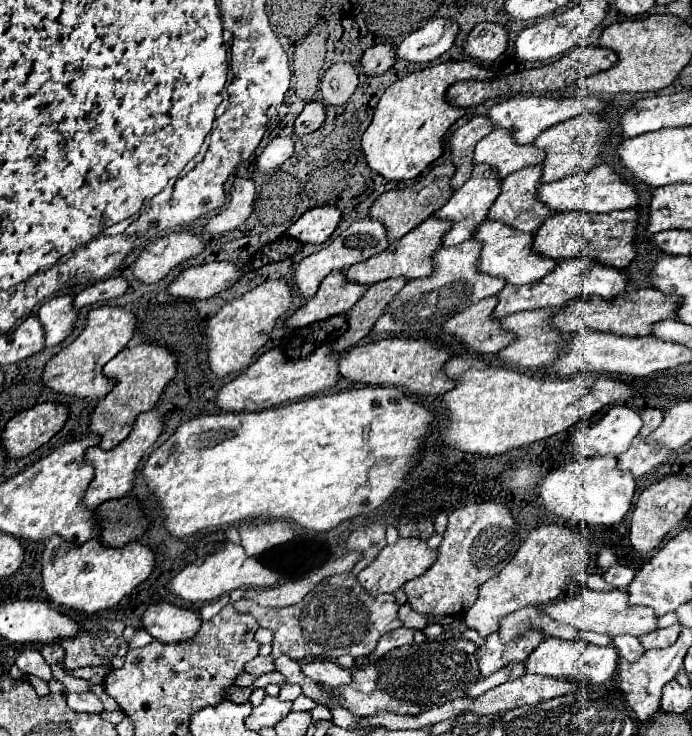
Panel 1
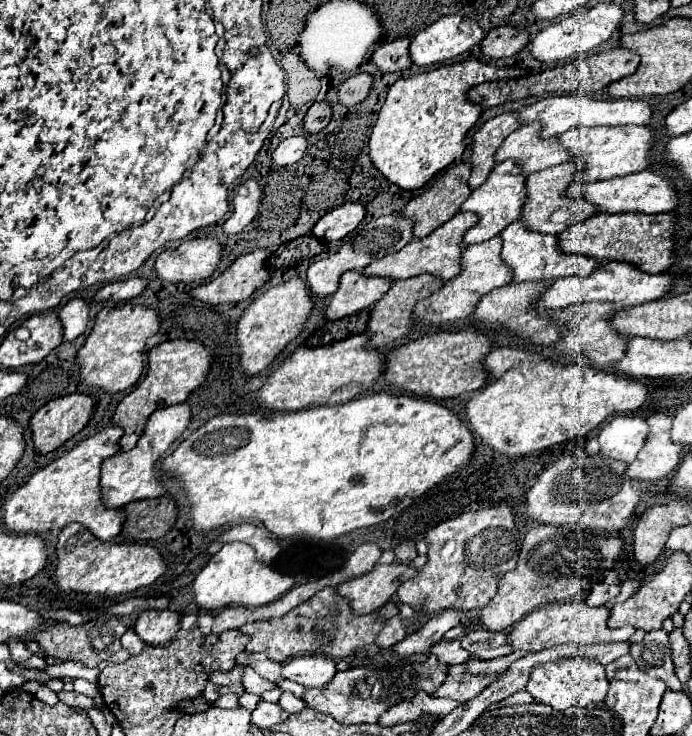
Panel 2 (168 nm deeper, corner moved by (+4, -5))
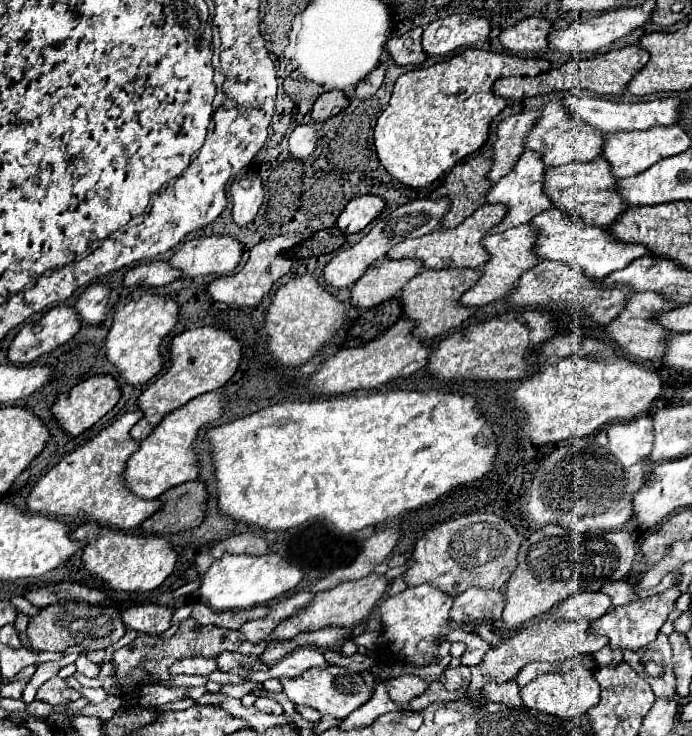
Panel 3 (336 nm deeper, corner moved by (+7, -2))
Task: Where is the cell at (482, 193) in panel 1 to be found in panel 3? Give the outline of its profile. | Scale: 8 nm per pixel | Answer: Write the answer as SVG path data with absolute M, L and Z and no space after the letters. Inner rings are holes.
M524 151L520 155L520 159L516 161L514 169L510 173L506 173L498 183L494 183L488 193L486 193L486 203L500 203L500 205L506 205L508 207L508 213L504 215L504 219L492 227L488 233L500 233L500 231L506 231L510 227L516 227L516 225L522 225L522 223L528 223L534 215L546 211L552 207L552 203L548 201L548 197L544 195L542 191L542 177L544 177L544 163L540 159L540 155L536 151Z

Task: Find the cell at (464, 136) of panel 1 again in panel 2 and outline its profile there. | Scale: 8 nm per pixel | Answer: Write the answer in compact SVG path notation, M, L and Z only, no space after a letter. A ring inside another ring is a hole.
M507 112L491 118L475 132L473 156L471 156L473 172L469 178L471 188L479 188L487 180L489 172L495 166L495 152L499 150L503 140L519 126L521 126L519 116L515 112Z

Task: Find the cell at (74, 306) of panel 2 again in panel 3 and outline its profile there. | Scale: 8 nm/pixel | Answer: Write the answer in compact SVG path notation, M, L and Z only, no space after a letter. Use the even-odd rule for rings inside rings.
M90 285L74 303L74 311L80 317L82 325L98 325L106 317L106 303L110 289L104 285Z

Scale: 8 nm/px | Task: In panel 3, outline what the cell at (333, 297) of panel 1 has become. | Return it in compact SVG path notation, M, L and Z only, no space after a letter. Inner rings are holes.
M380 259L368 267L368 271L350 287L350 303L356 309L368 309L380 305L386 299L400 295L406 281L418 275L422 263L414 259L390 261Z

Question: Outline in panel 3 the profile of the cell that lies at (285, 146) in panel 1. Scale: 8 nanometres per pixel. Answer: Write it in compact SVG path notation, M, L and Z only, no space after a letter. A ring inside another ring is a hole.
M300 125L292 131L292 135L288 139L288 151L296 159L306 159L314 151L316 141L318 141L316 129L310 125Z

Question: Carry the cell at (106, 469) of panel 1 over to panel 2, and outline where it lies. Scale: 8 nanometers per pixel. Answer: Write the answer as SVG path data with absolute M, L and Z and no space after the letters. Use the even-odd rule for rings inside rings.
M185 402L157 410L155 414L151 414L151 418L147 422L147 430L145 430L143 438L137 442L137 446L129 452L121 452L115 458L103 462L101 490L103 490L105 506L123 508L125 504L135 502L135 500L163 496L167 492L167 488L159 482L159 476L155 472L155 464L171 448L171 444L187 430L189 422L191 422L191 406Z

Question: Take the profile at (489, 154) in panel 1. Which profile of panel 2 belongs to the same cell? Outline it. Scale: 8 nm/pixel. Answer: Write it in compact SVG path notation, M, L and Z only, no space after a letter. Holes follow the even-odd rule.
M531 122L515 130L497 150L497 162L515 160L525 174L567 162L571 158L567 148L561 146L557 138L541 138L539 130L539 122Z

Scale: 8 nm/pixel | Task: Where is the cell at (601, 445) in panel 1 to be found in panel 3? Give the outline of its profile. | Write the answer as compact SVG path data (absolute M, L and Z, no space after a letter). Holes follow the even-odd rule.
M636 417L634 421L608 425L608 449L624 467L642 461L652 451L652 419Z

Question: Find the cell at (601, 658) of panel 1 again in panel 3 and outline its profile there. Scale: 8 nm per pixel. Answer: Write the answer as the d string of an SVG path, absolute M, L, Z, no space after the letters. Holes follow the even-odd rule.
M578 667L568 673L540 673L536 679L532 679L528 685L520 689L520 695L522 703L530 709L550 713L562 719L576 719L600 701L600 685L596 683L592 669Z

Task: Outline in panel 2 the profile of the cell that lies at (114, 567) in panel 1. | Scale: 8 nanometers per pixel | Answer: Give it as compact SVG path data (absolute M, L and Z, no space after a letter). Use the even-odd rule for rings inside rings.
M81 524L65 526L59 534L55 550L57 550L55 578L59 588L89 596L105 598L121 596L153 584L167 570L167 564L155 546L139 542L103 542Z

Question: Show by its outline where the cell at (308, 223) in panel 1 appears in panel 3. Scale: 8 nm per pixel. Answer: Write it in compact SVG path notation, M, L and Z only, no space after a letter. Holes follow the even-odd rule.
M360 195L354 197L344 211L336 219L336 227L344 231L344 235L362 231L384 207L384 201L376 195Z

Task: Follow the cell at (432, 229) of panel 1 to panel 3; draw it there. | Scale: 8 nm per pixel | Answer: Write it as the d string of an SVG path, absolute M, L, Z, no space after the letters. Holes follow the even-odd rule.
M482 205L478 207L468 219L464 219L464 223L460 223L454 229L438 229L432 231L424 237L418 239L408 239L402 241L398 245L394 245L388 251L388 259L420 259L422 265L426 269L444 269L444 267L468 267L468 269L476 269L478 265L486 263L488 255L482 247L482 237L486 235L486 231L494 225L498 225L502 221L506 213L504 205Z

